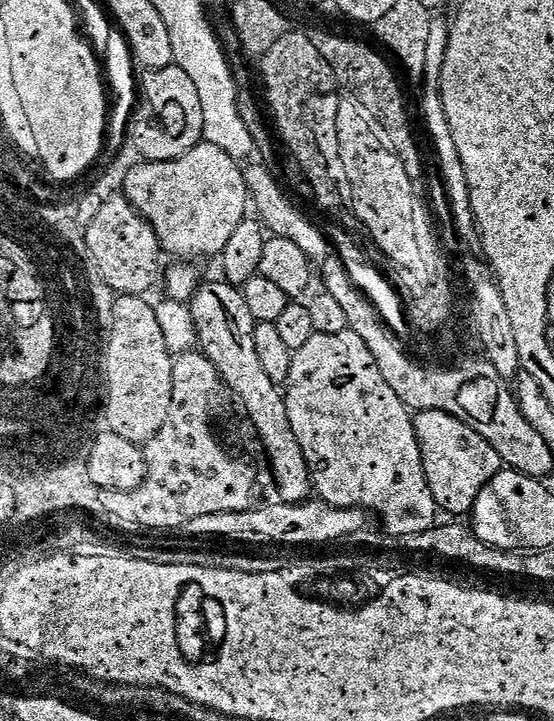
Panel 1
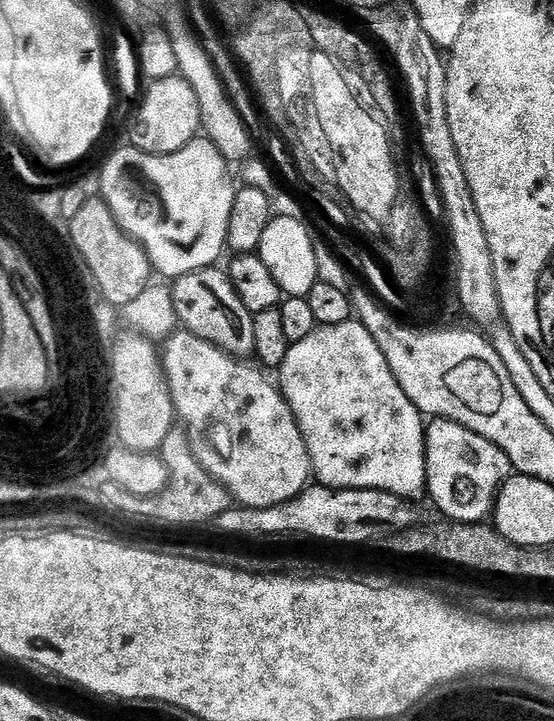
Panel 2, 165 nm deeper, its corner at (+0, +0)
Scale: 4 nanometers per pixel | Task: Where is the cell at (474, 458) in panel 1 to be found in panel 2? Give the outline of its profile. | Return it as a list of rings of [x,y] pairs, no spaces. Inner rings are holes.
[[[433,419],[426,428],[428,449],[427,495],[445,512],[447,519],[479,524],[489,519],[500,487],[513,475],[514,461],[494,442],[466,430],[453,420]]]

